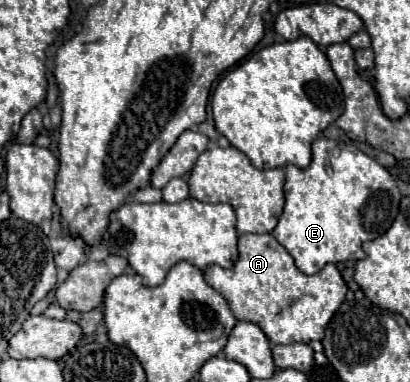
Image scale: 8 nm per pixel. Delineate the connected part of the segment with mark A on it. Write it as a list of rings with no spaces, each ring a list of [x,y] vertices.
[[[244,233],[238,237],[238,259],[230,269],[220,269],[216,265],[208,265],[204,269],[204,279],[208,285],[212,285],[218,293],[222,293],[238,321],[250,321],[256,323],[270,343],[310,343],[312,339],[322,339],[326,331],[326,323],[330,321],[330,315],[342,305],[346,297],[346,283],[342,275],[338,273],[336,265],[328,263],[324,269],[320,269],[316,275],[304,275],[296,269],[292,255],[274,239],[274,235],[250,235]]]

